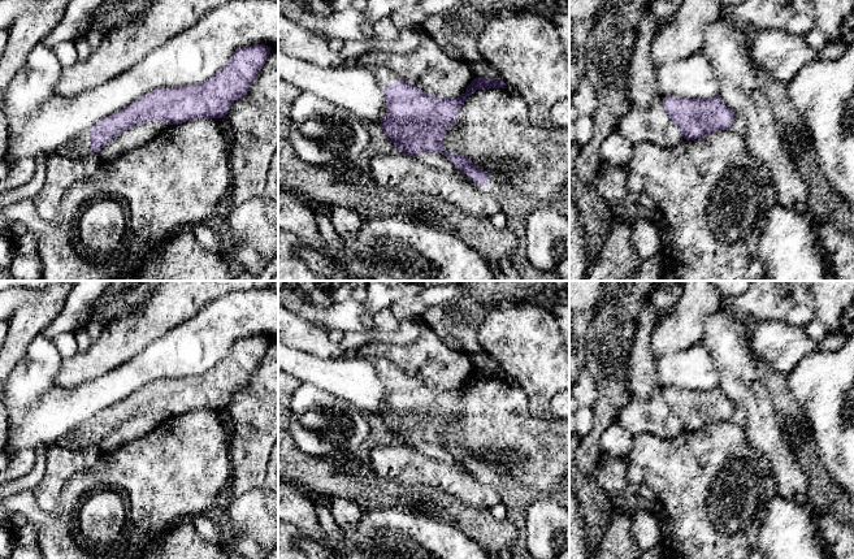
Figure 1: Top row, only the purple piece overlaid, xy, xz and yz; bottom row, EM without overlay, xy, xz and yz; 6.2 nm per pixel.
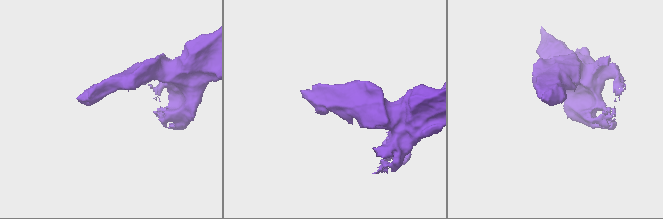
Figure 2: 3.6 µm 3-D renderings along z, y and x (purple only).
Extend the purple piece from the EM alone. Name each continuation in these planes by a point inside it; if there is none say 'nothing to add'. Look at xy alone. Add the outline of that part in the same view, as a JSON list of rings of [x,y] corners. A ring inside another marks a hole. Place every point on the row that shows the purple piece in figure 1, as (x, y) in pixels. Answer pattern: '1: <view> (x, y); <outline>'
1: xy (79, 143); [[[90,127],[62,144],[56,153],[69,159],[82,159],[88,155],[99,156],[99,153],[90,152]]]

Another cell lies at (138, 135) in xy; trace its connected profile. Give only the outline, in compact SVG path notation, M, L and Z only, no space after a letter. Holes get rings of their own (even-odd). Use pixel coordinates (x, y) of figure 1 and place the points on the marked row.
M152 121L140 124L127 131L118 134L114 139L108 142L100 151L99 157L101 161L116 159L125 152L142 146L169 126L166 121Z

